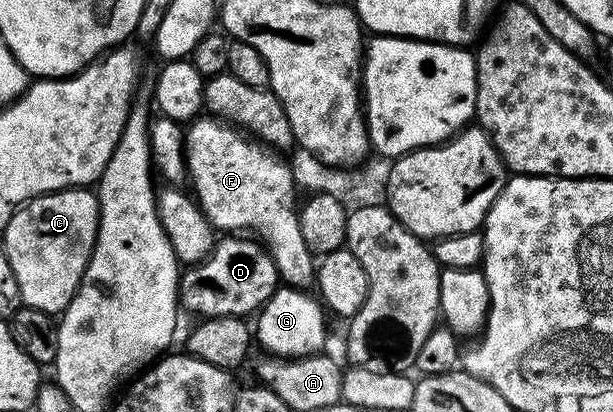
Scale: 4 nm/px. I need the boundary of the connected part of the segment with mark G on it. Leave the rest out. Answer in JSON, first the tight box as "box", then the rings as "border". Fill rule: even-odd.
{"box":[254,285,328,358],"border":[[[281,285],[255,315],[254,338],[269,355],[277,358],[311,358],[325,349],[328,330],[324,327],[325,307],[315,293]]]}

